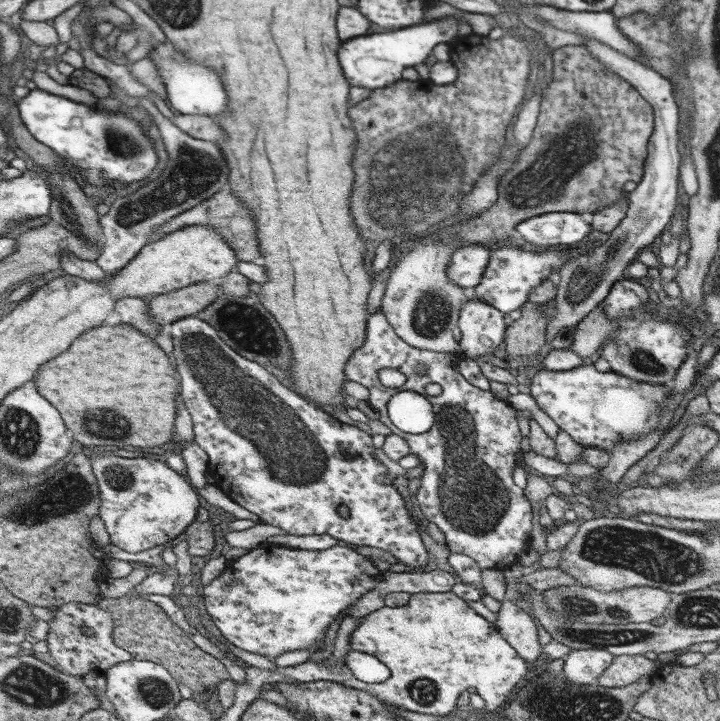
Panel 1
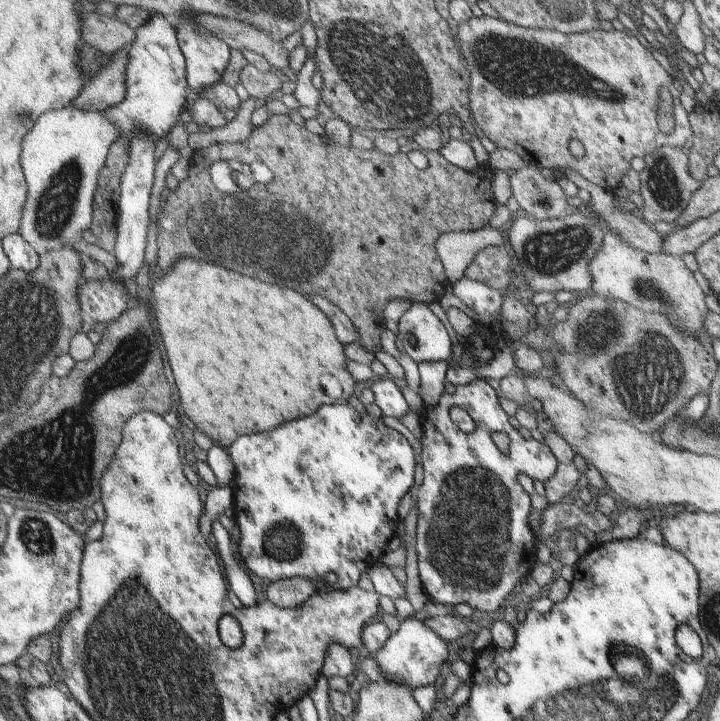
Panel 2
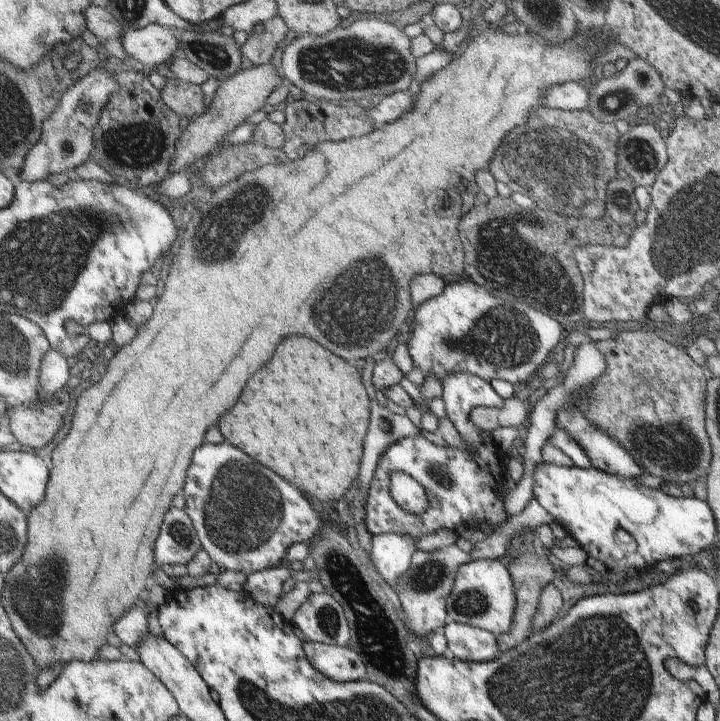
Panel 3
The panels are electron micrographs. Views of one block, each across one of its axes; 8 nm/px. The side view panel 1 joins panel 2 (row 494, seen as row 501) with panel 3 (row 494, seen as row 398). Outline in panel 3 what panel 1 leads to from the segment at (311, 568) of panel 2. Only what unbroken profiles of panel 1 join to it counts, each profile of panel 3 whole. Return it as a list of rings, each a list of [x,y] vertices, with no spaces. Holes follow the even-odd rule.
[[[206,444],[198,450],[198,456],[194,458],[194,468],[190,468],[190,480],[186,484],[186,498],[188,498],[187,511],[192,517],[198,532],[200,533],[204,549],[206,549],[211,555],[213,560],[222,568],[222,570],[228,571],[240,571],[246,574],[254,574],[258,571],[263,571],[272,567],[278,567],[283,563],[286,563],[286,554],[290,550],[290,546],[294,546],[296,543],[308,543],[310,538],[318,532],[320,528],[320,514],[318,510],[312,508],[312,504],[308,502],[306,498],[306,492],[302,492],[302,489],[296,488],[292,482],[288,482],[286,478],[282,478],[280,474],[276,474],[272,468],[264,466],[262,462],[258,462],[256,458],[252,458],[250,454],[246,454],[242,448],[234,446],[234,444]]]

